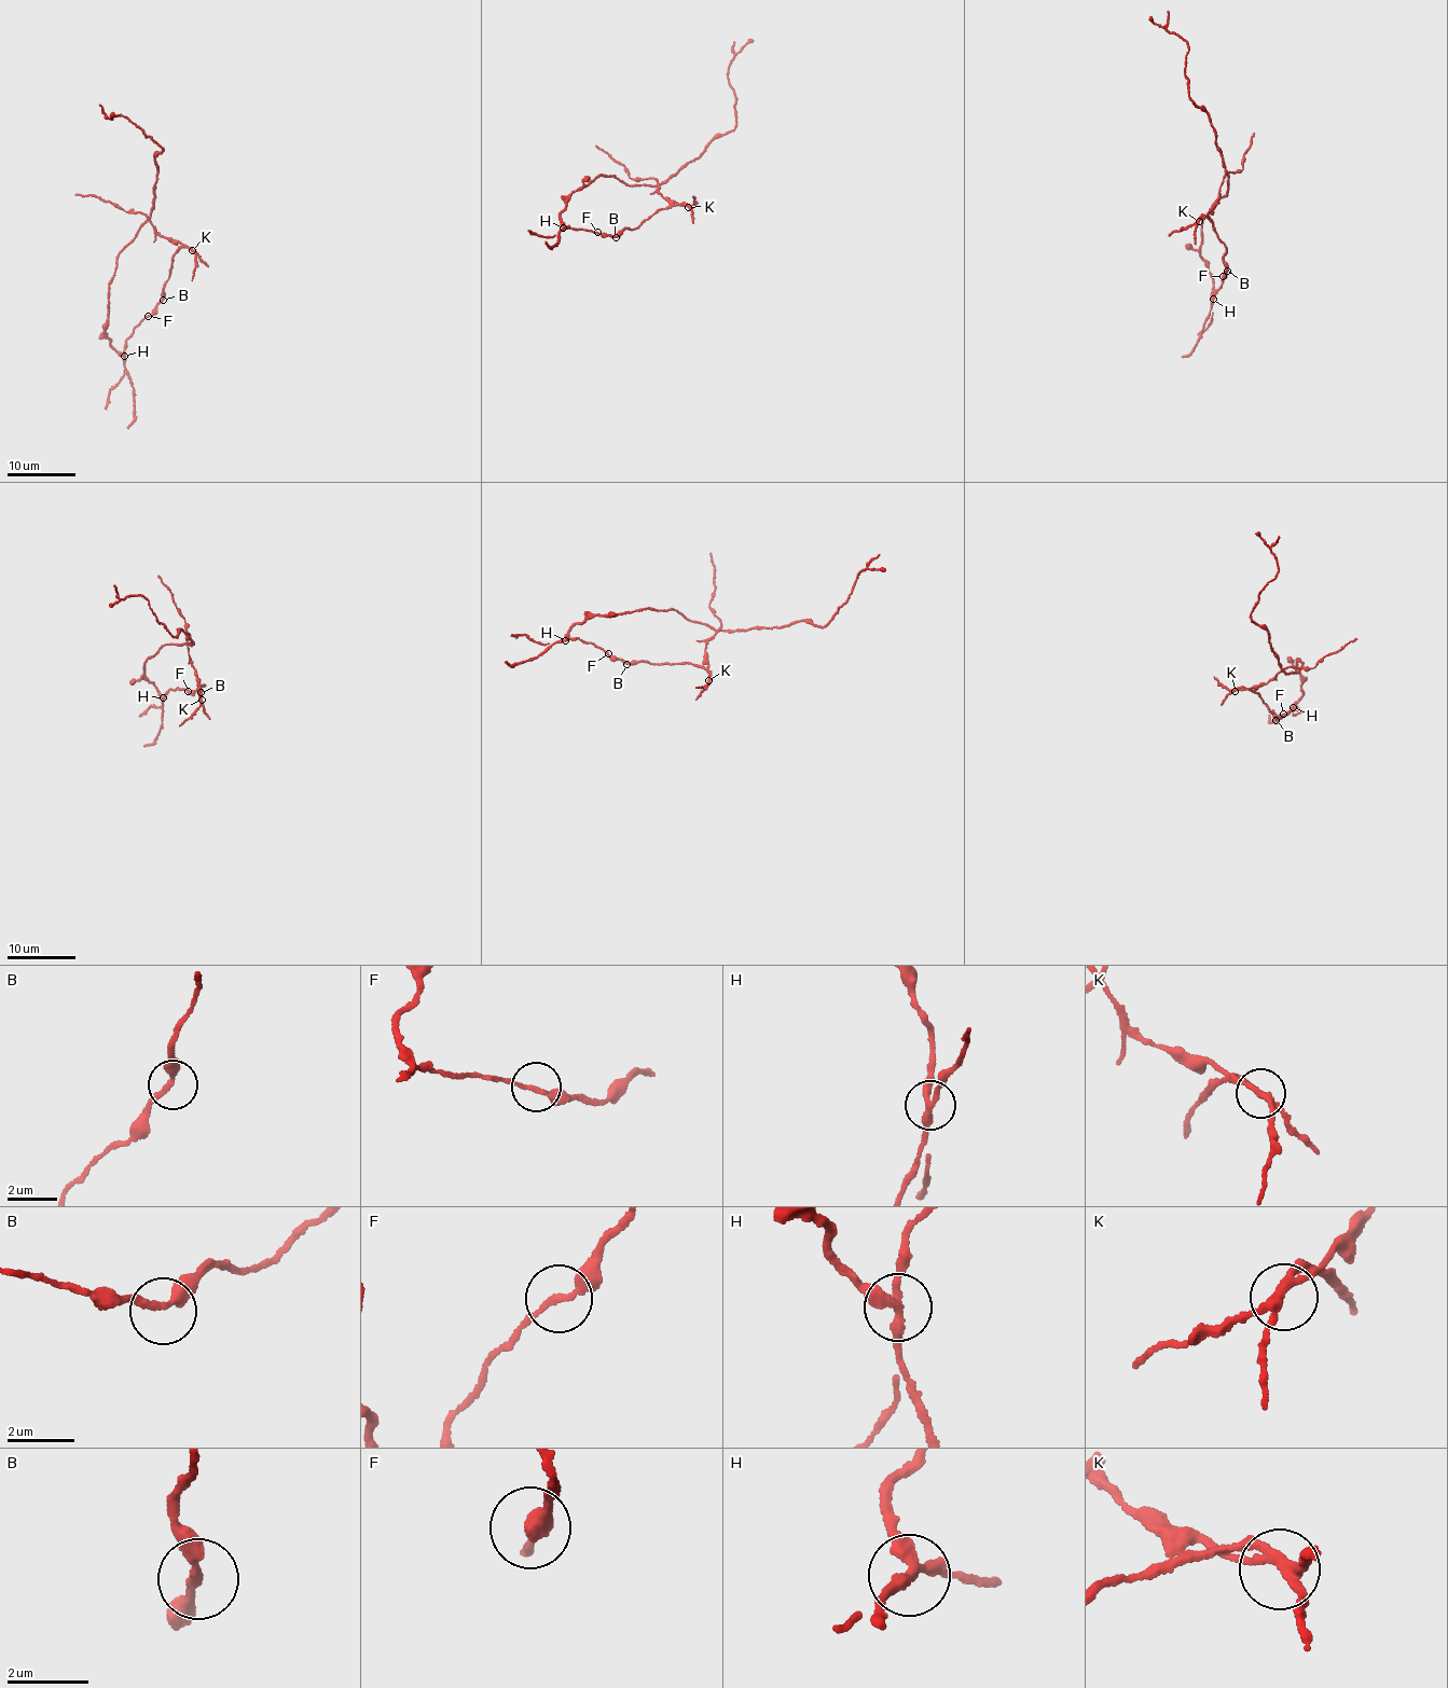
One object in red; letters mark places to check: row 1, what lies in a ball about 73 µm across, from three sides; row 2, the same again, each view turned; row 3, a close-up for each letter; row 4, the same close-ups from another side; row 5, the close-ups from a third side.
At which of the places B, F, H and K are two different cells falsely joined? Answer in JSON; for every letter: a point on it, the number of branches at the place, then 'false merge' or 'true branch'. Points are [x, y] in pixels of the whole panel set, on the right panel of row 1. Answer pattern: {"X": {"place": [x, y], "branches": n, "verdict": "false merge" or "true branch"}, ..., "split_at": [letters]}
{"B": {"place": [1227, 271], "branches": 2, "verdict": "true branch"}, "F": {"place": [1223, 276], "branches": 2, "verdict": "true branch"}, "H": {"place": [1213, 299], "branches": 3, "verdict": "false merge"}, "K": {"place": [1199, 221], "branches": 3, "verdict": "false merge"}, "split_at": ["H", "K"]}

